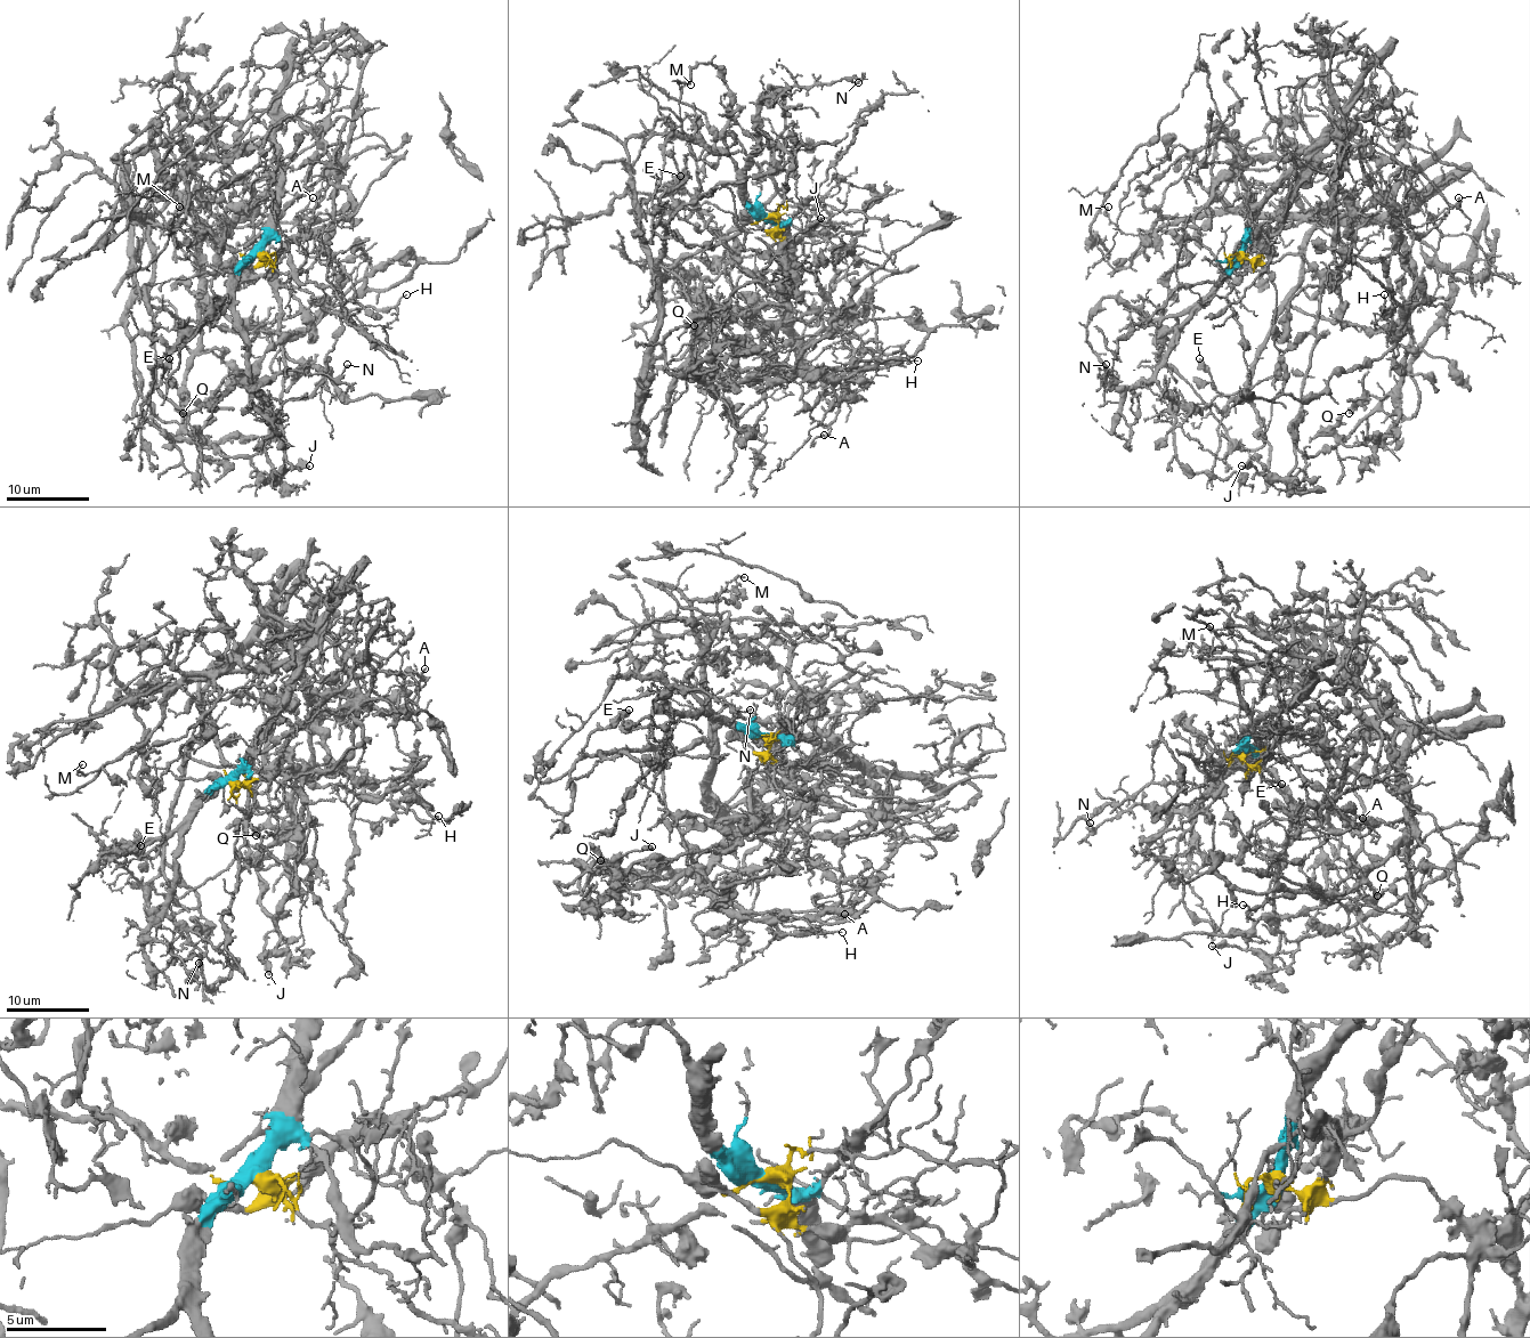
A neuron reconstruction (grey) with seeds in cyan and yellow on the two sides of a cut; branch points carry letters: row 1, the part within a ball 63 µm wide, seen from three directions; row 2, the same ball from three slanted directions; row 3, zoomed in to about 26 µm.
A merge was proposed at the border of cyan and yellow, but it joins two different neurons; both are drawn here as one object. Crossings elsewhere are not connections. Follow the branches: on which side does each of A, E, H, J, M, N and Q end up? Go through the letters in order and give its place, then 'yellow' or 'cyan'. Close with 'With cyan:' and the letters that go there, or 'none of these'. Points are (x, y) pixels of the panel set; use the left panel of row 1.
A: place (313, 197); cyan
E: place (169, 358); yellow
H: place (406, 294); yellow
J: place (309, 465); yellow
M: place (179, 207); cyan
N: place (347, 364); cyan
Q: place (183, 413); yellow
With cyan: A, M, N

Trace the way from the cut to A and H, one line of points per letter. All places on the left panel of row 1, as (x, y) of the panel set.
A: (256, 254), (285, 119), (342, 145), (309, 209), (312, 196)
H: (256, 254), (278, 259), (242, 282), (212, 325), (308, 331), (329, 308), (393, 308), (406, 293)

